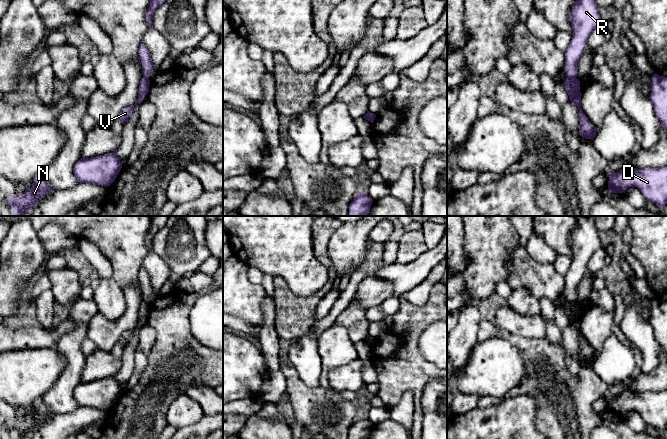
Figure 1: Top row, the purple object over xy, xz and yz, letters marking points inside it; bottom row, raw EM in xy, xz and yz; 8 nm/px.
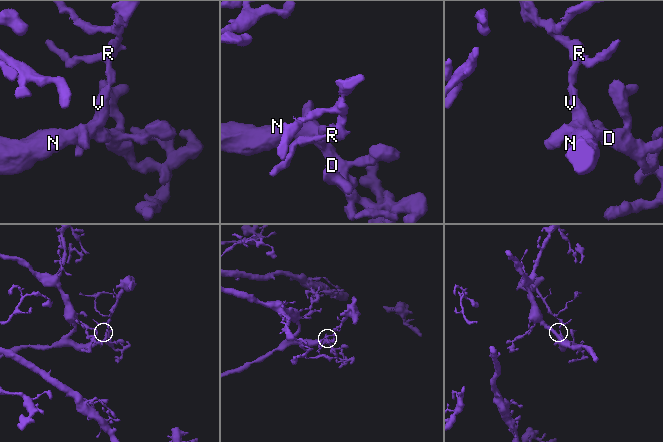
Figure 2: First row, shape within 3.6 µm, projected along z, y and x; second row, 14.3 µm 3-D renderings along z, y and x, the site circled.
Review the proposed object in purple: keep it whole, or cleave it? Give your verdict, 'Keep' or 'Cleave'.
Cleave

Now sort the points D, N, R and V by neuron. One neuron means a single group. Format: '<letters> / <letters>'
D N V / R

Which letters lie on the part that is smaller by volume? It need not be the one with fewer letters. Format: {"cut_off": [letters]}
{"cut_off": ["R"]}

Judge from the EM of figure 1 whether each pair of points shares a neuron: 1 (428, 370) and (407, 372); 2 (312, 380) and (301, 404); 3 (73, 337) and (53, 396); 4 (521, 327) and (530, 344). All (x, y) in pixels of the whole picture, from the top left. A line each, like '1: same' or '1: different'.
1: same
2: different
3: same
4: different

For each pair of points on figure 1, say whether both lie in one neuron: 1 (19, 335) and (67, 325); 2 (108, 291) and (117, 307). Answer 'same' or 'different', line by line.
1: same
2: same

